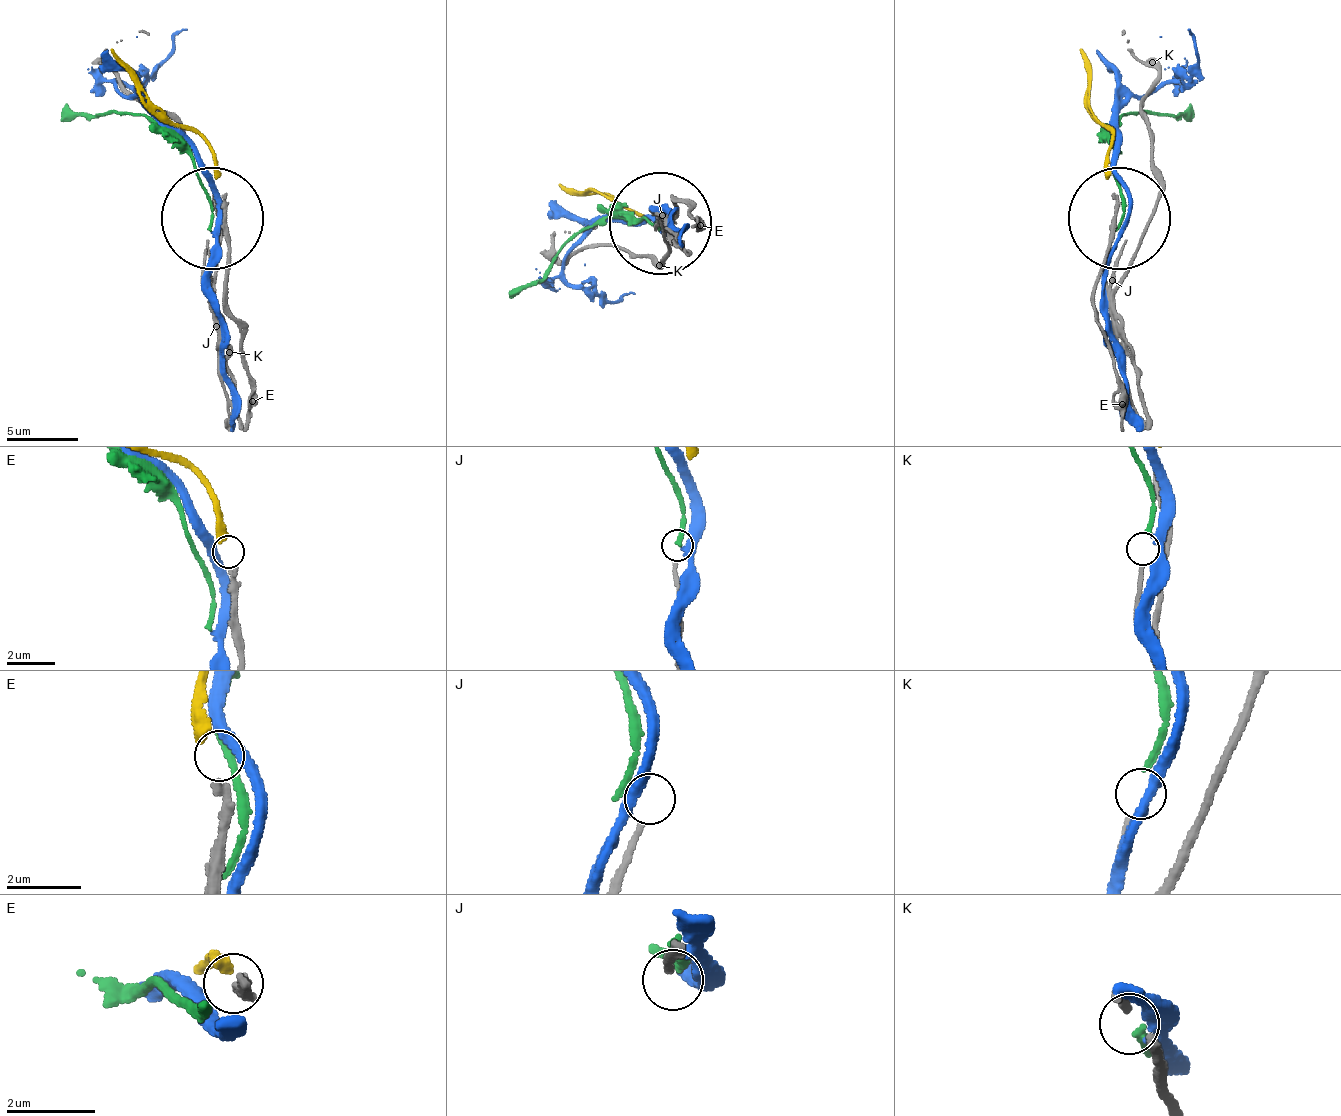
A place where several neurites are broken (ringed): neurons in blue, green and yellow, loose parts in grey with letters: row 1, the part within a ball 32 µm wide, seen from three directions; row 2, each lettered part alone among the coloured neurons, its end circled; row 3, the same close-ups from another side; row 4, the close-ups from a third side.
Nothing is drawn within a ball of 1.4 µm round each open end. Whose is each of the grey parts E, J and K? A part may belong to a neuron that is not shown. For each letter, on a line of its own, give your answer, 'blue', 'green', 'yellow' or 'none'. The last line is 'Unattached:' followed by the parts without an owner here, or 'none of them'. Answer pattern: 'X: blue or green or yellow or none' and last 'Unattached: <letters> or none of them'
E: yellow
J: none
K: green
Unattached: J

